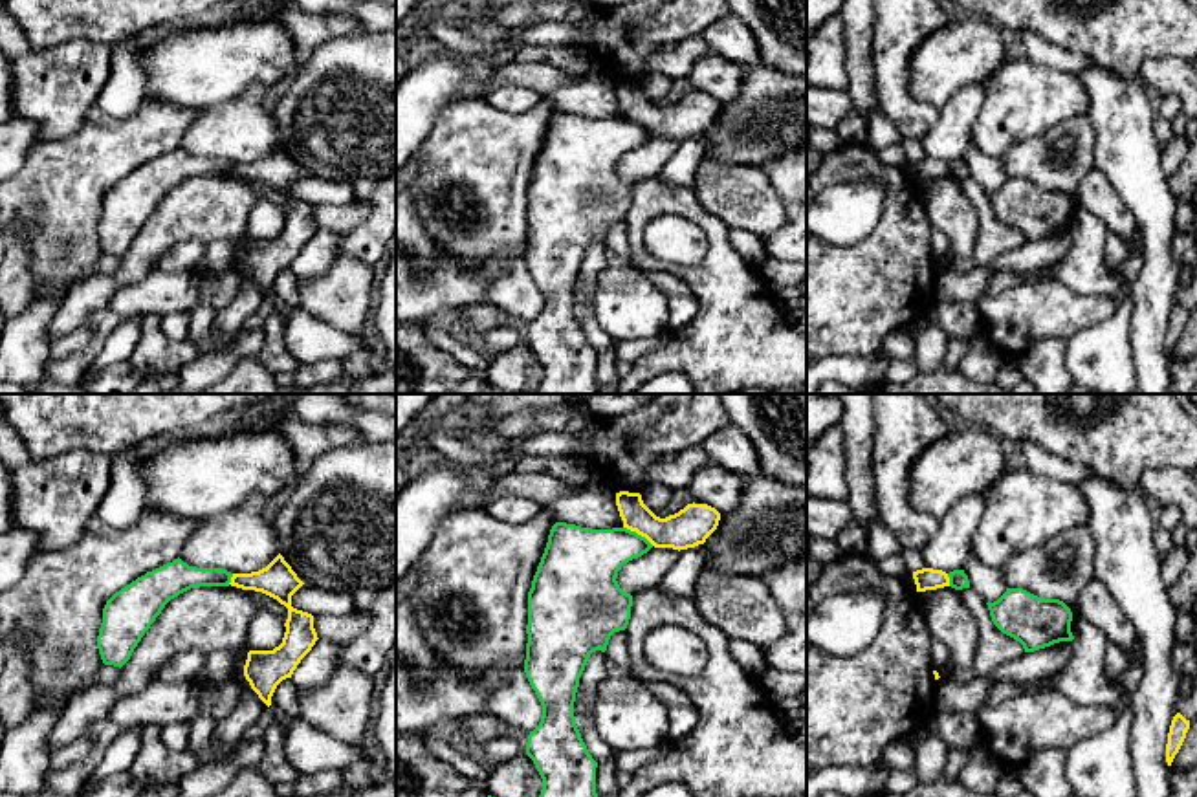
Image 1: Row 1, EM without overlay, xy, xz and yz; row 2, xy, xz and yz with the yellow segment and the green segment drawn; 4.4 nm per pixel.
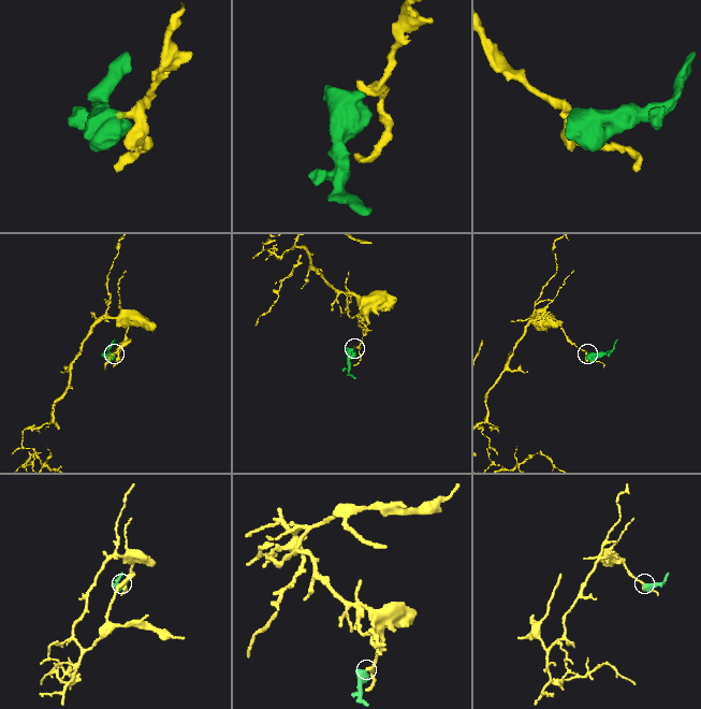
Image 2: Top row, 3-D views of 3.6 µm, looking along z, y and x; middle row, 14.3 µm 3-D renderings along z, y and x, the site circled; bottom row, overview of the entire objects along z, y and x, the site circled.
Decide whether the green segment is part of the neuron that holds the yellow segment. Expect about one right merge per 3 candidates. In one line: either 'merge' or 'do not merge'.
do not merge

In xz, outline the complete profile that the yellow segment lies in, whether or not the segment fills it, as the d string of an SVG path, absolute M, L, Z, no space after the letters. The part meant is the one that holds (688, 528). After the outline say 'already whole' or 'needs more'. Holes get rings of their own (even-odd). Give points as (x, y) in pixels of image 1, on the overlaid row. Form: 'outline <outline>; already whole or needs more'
outline M616 493L623 528L645 537L654 548L687 550L704 544L717 530L720 513L708 504L687 504L675 515L656 517L640 493Z; already whole

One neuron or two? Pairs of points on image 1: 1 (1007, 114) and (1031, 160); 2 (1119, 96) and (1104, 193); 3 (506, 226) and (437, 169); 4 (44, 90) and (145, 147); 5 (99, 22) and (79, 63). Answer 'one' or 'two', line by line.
1: two
2: two
3: one
4: two
5: two

